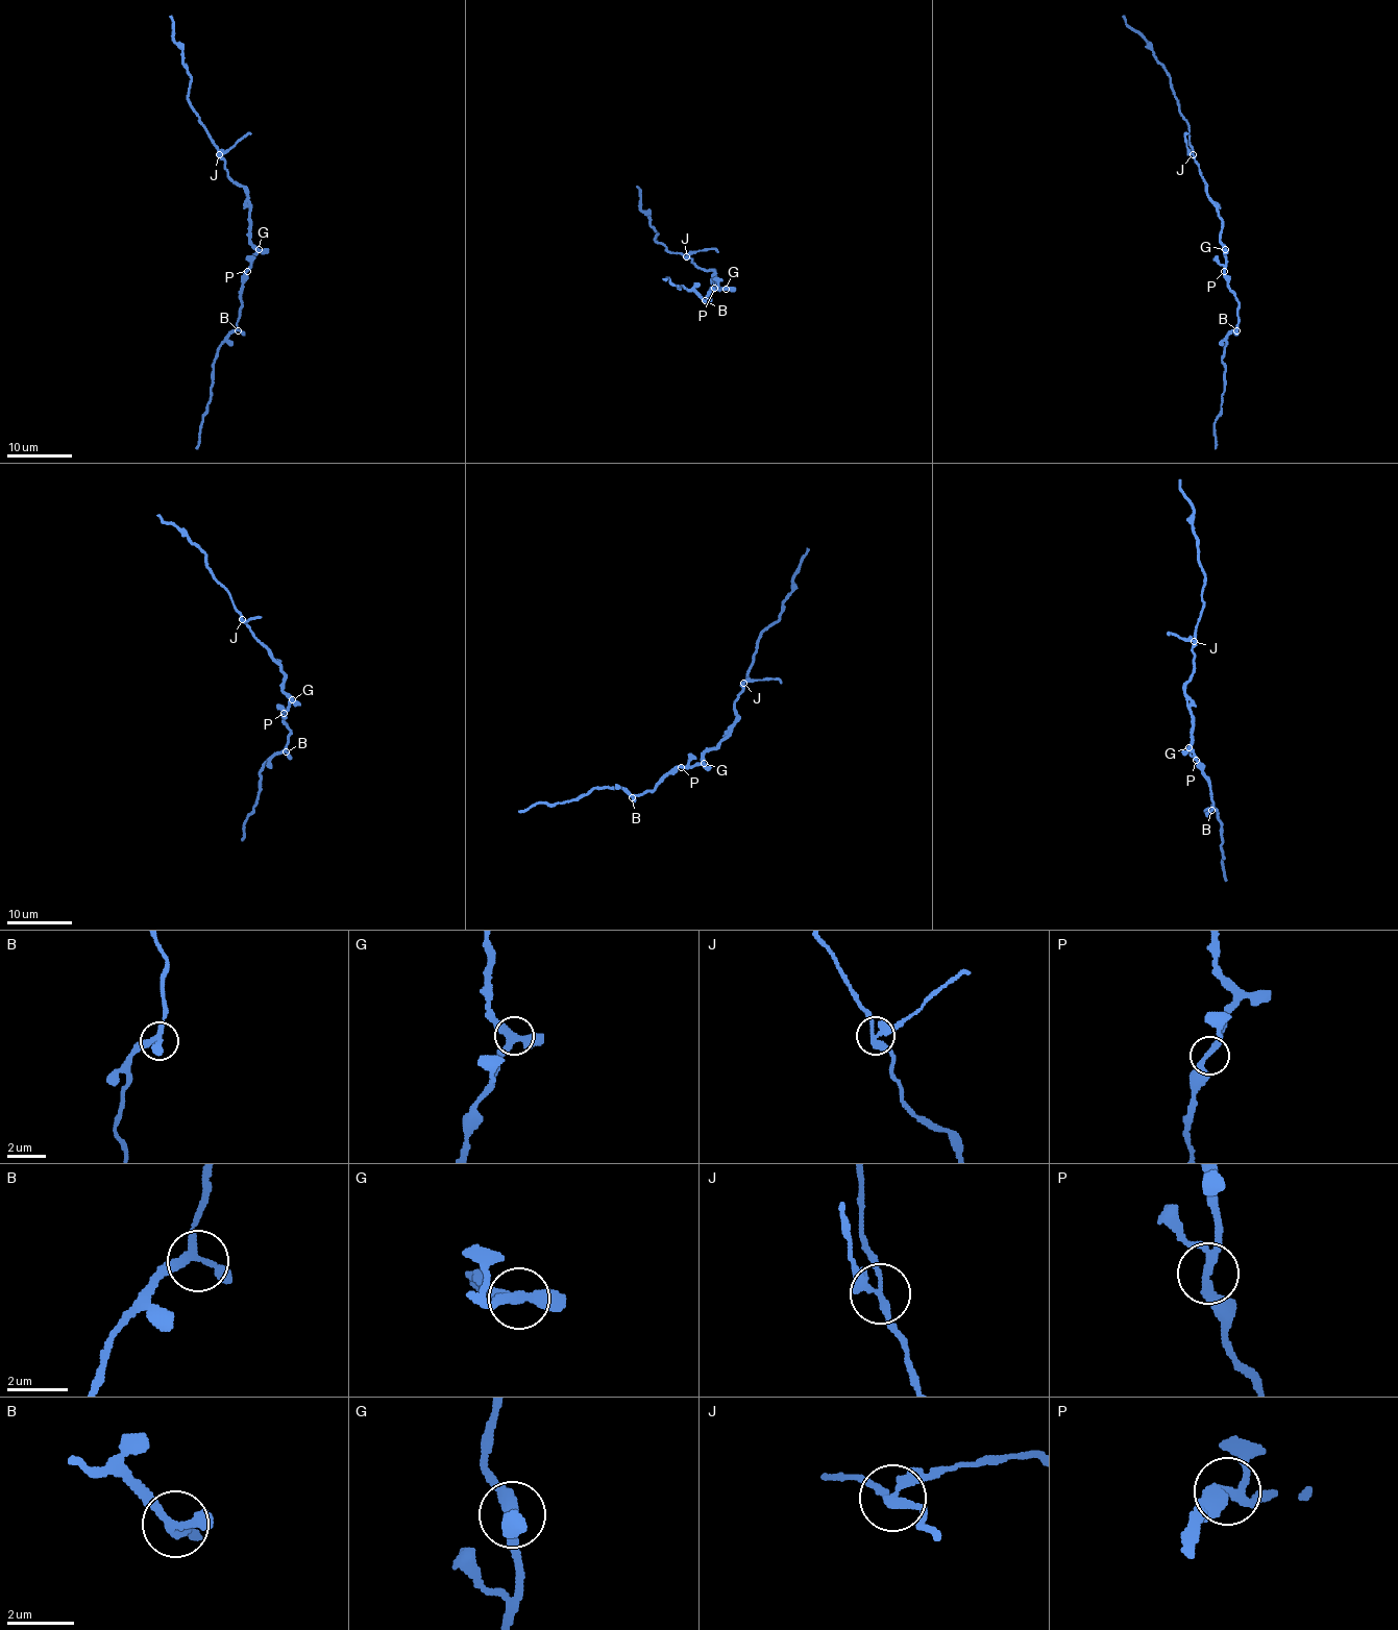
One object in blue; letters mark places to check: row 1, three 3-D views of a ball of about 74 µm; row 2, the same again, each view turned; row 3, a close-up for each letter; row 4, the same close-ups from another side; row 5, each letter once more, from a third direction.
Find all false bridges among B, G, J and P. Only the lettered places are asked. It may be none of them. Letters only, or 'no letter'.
J

